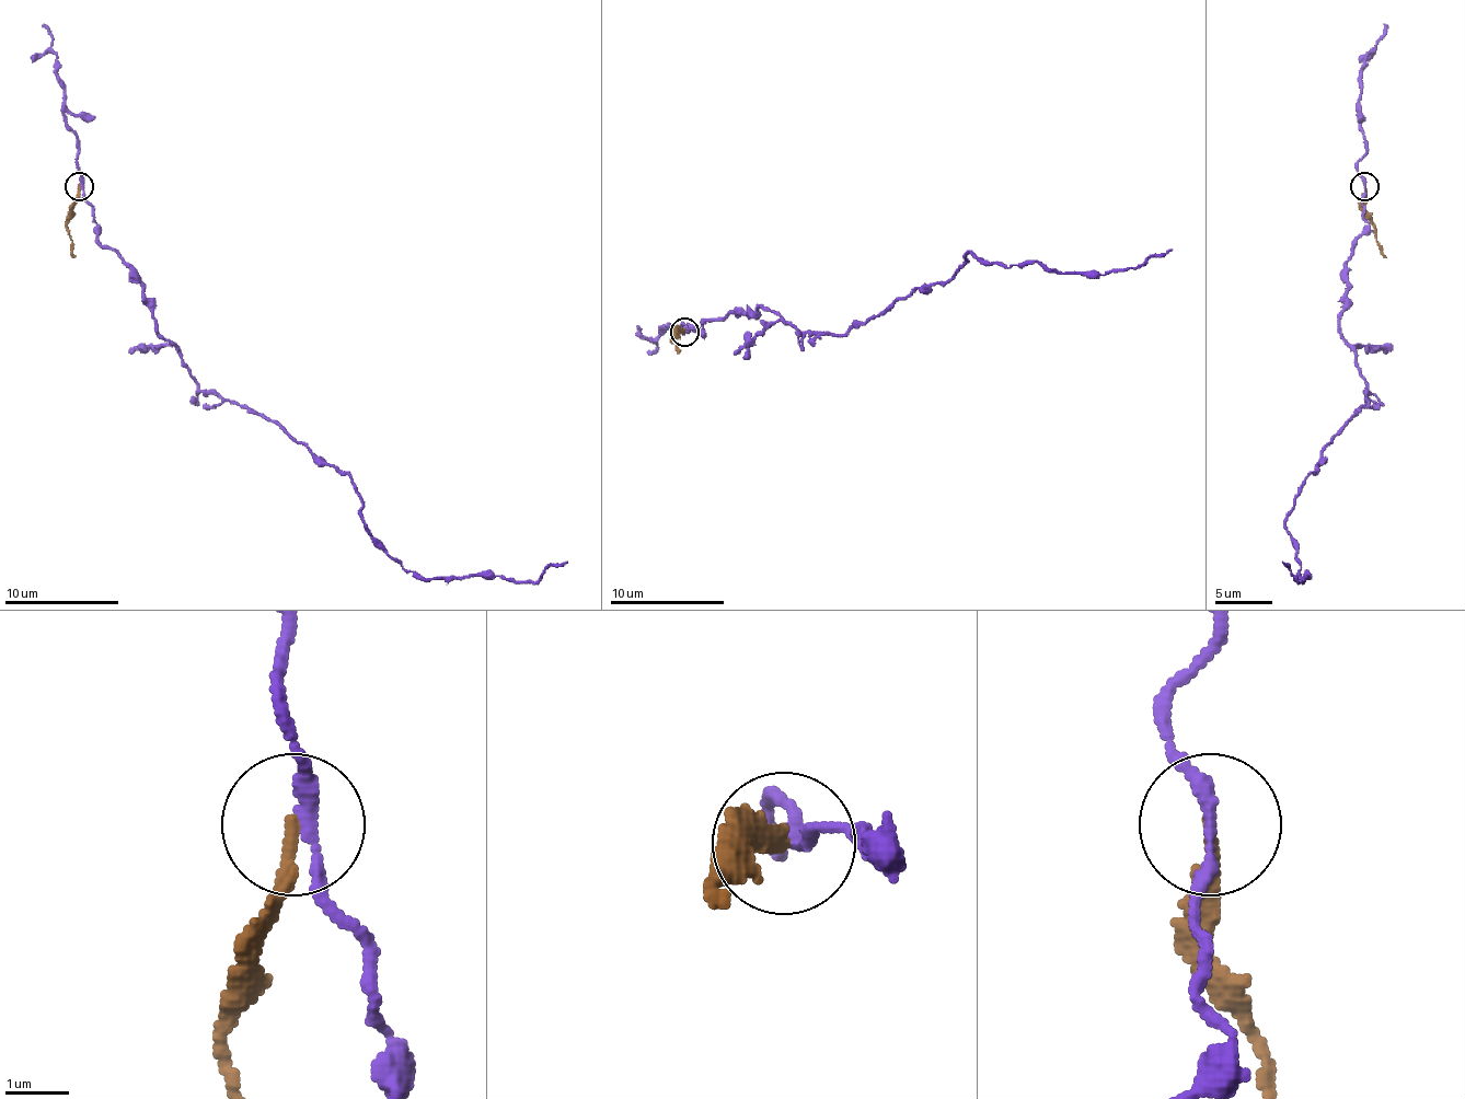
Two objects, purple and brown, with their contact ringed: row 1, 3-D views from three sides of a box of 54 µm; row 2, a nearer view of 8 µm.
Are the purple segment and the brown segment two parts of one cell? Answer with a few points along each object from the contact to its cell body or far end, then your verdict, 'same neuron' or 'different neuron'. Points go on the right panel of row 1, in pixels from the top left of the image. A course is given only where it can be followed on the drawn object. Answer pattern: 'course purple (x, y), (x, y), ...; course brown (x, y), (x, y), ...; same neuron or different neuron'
course purple (1365, 184), (1340, 337), (1369, 403), (1294, 499), (1294, 579), (1308, 576), (1283, 562); course brown (1365, 186), (1365, 215), (1380, 252), (1385, 257); different neuron

